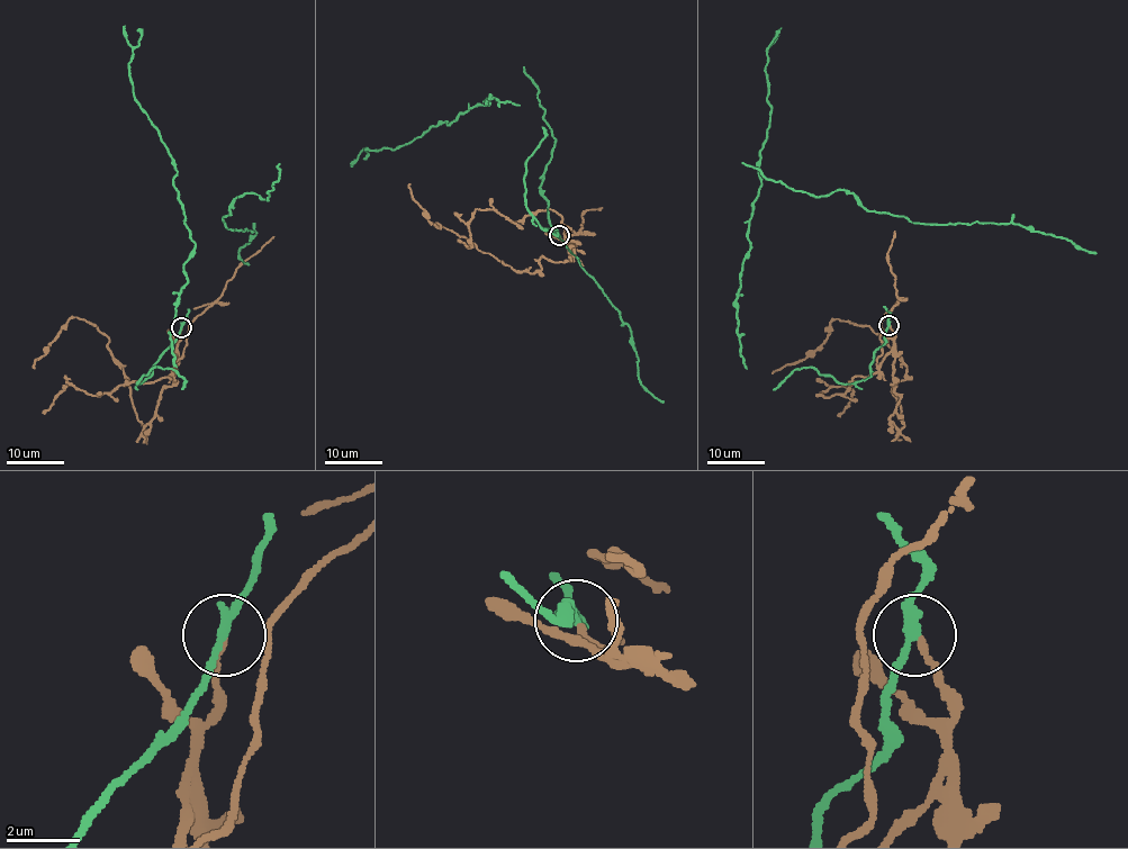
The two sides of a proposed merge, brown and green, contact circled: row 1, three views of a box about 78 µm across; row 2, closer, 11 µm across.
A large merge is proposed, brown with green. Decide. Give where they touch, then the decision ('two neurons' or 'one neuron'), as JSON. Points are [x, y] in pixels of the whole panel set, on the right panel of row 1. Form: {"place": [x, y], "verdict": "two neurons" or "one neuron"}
{"place": [889, 325], "verdict": "two neurons"}

